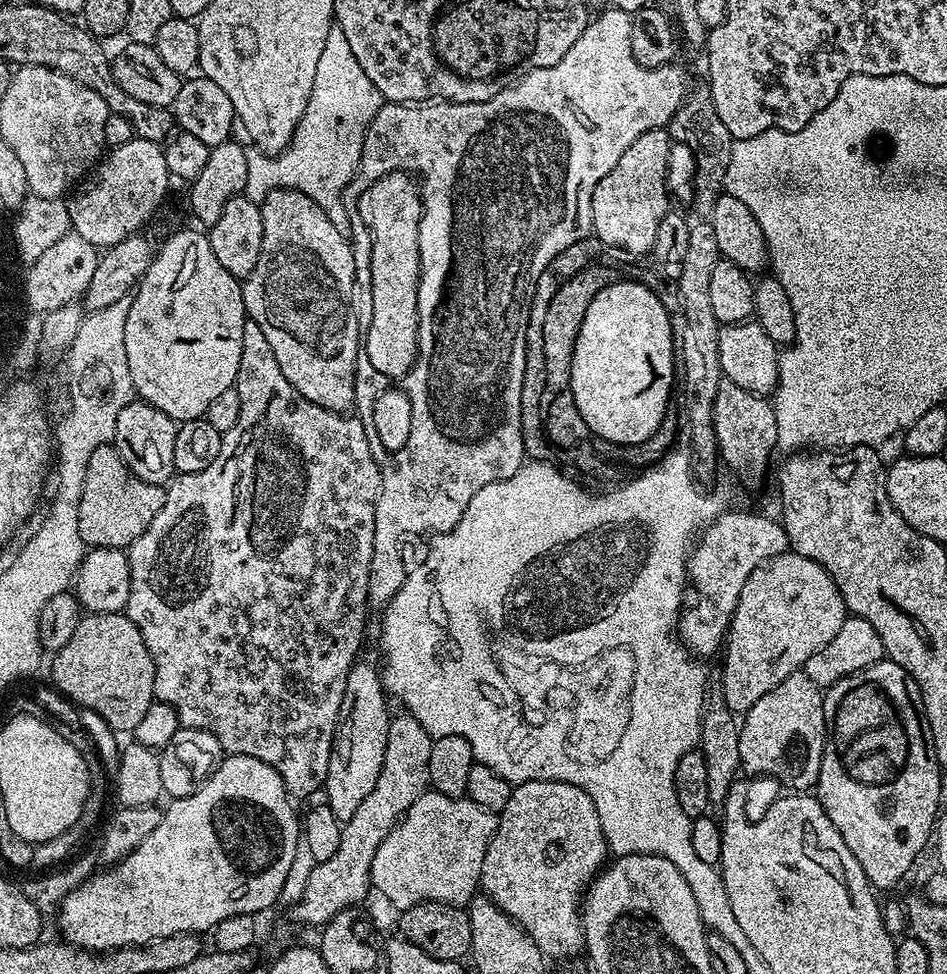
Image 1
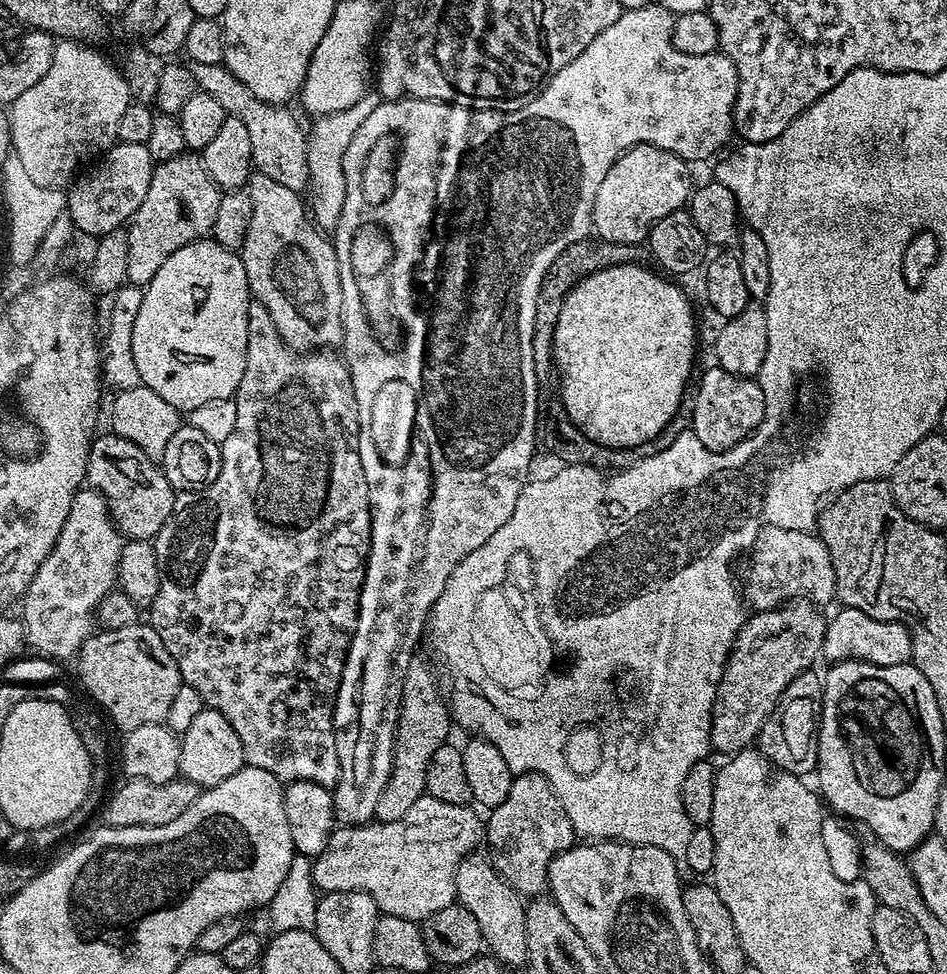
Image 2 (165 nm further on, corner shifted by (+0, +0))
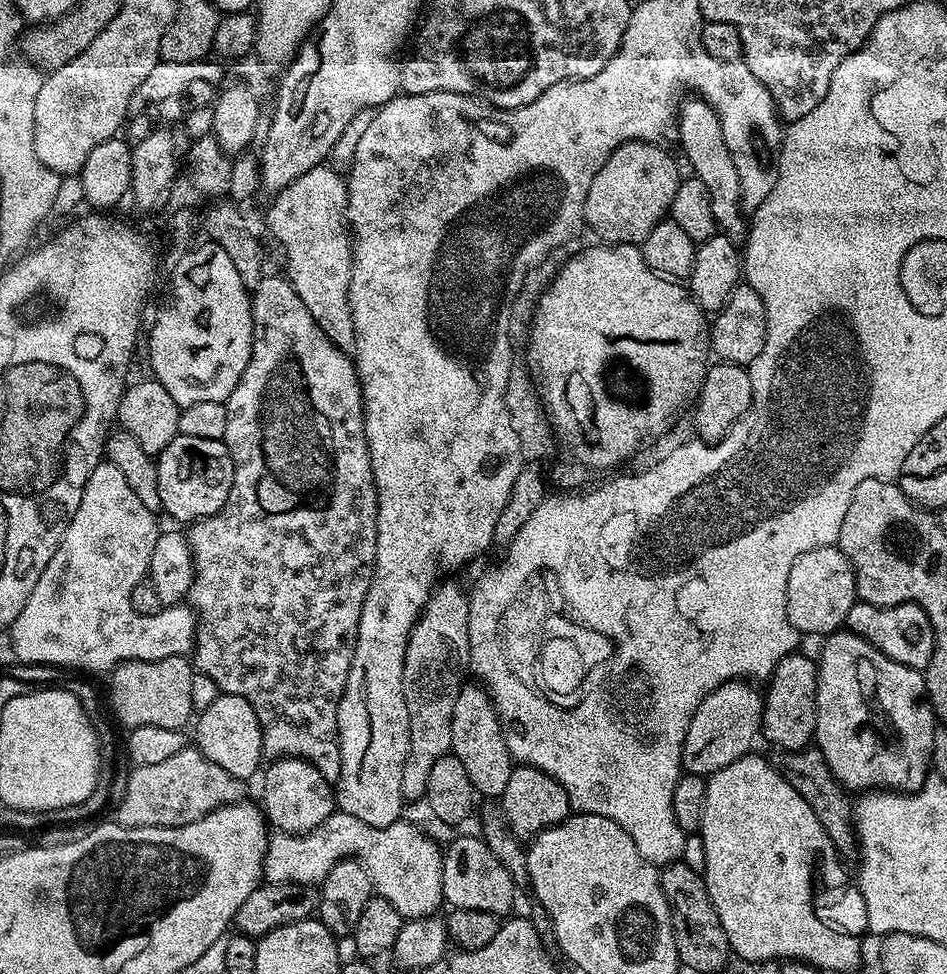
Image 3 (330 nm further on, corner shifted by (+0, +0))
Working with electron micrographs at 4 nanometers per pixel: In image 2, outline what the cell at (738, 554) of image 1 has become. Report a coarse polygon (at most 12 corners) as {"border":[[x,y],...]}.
{"border":[[767,527],[742,596],[765,612],[797,598],[833,603],[819,535]]}

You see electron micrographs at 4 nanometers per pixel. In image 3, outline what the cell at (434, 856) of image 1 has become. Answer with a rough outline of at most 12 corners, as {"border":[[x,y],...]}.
{"border":[[332,812],[268,837],[264,880],[319,885],[356,860],[405,920],[435,916],[444,857],[401,818]]}

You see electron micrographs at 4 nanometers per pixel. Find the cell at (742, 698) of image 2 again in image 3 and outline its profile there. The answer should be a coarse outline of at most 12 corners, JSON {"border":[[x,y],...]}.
{"border":[[720,684],[700,703],[680,767],[713,776],[753,751],[764,698]]}

